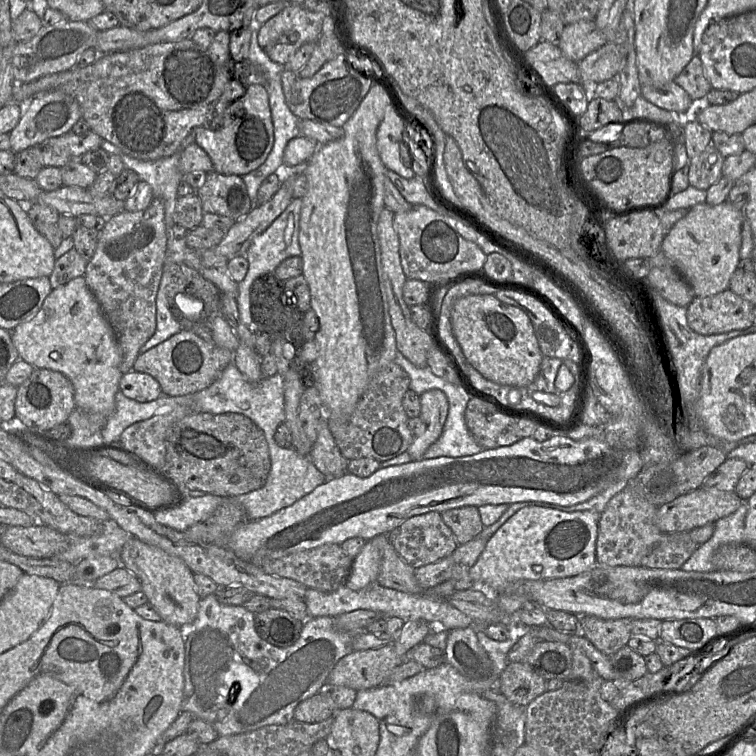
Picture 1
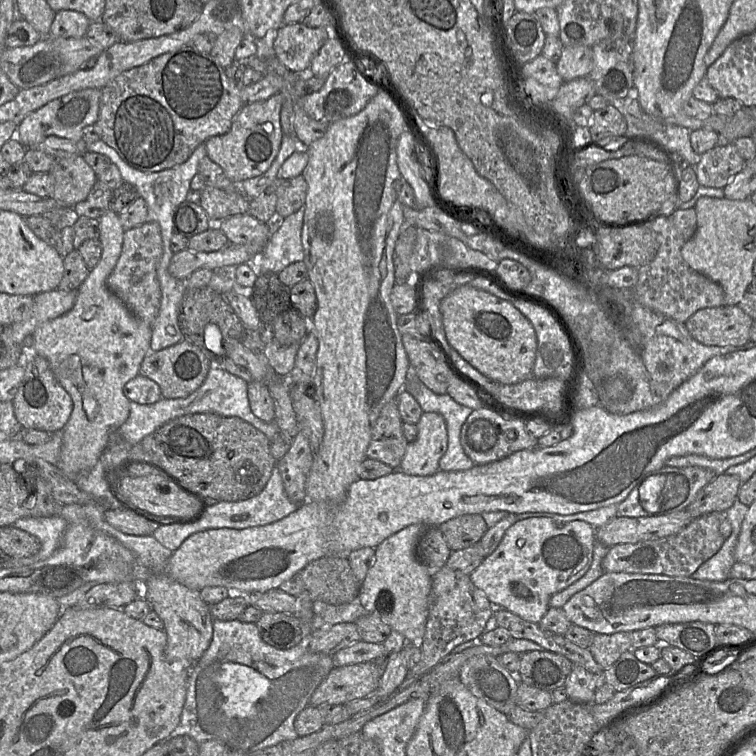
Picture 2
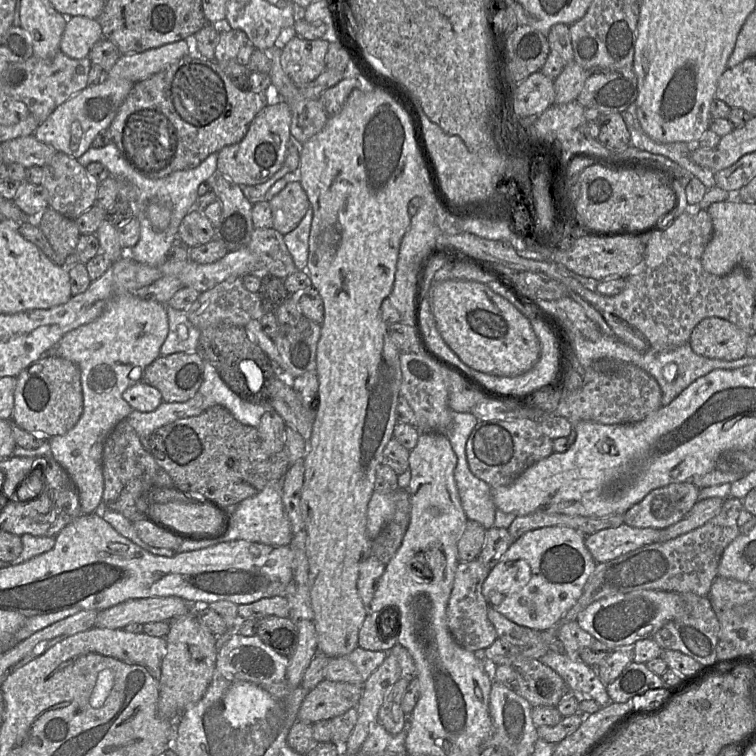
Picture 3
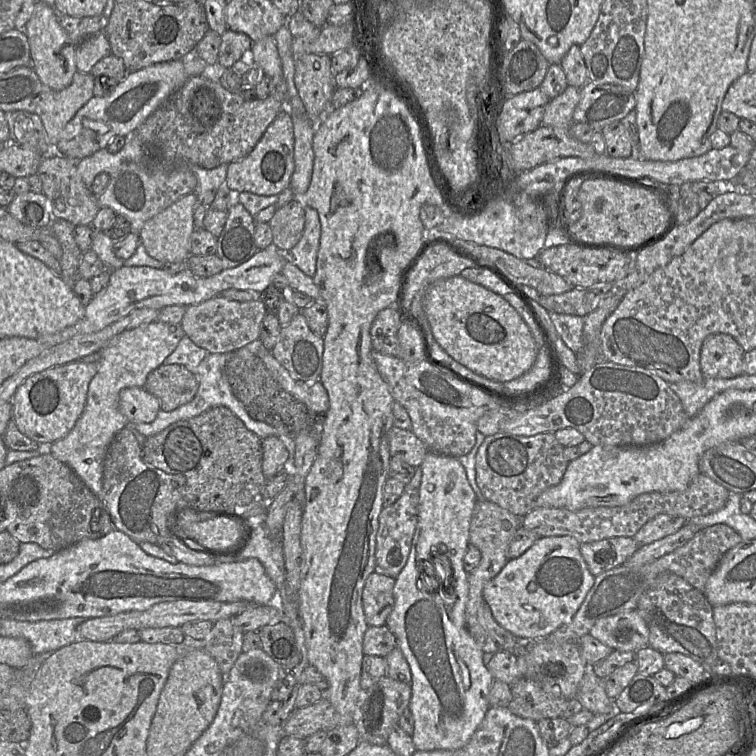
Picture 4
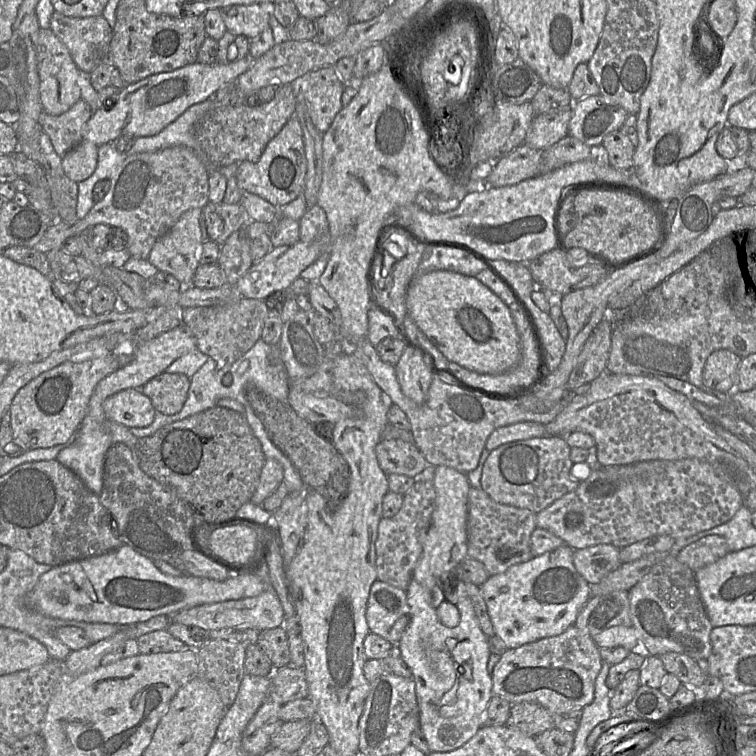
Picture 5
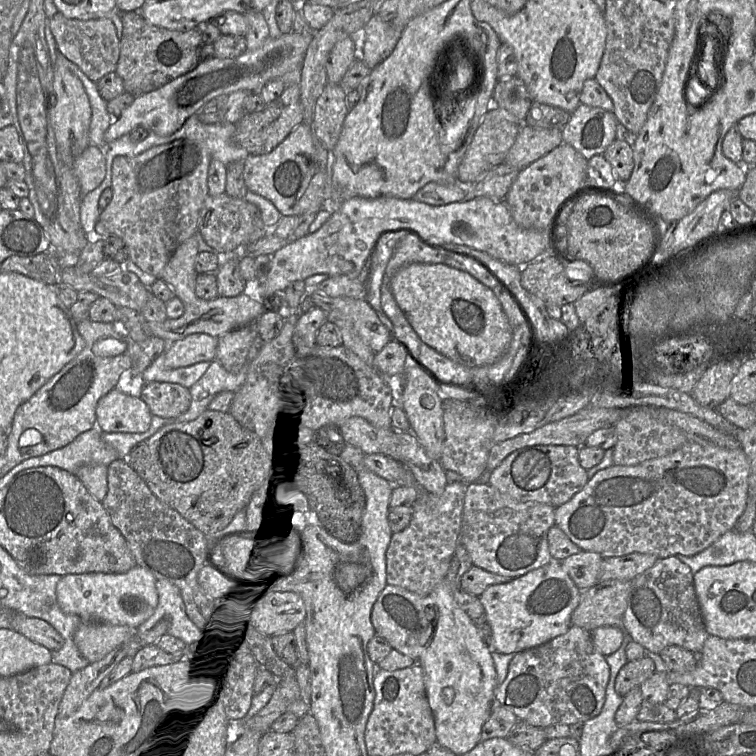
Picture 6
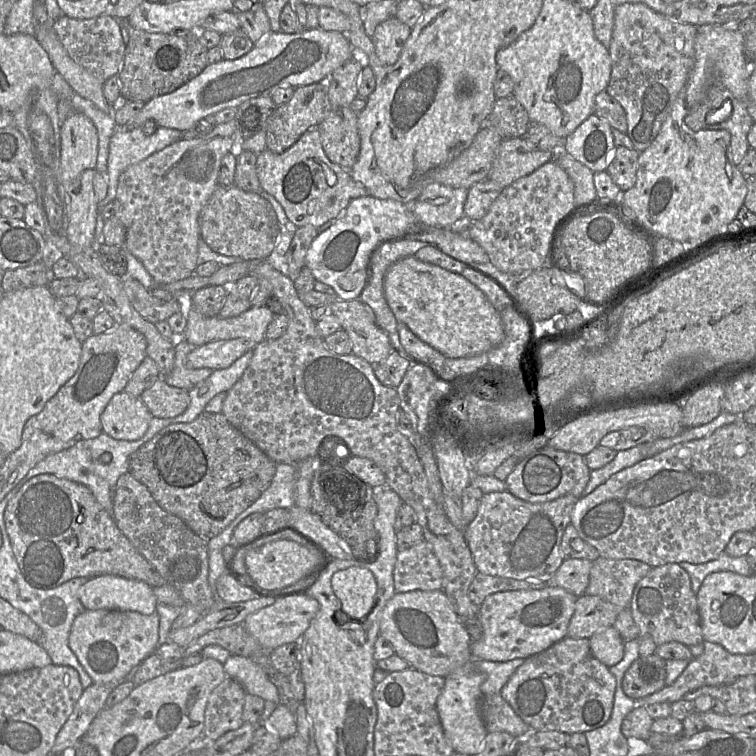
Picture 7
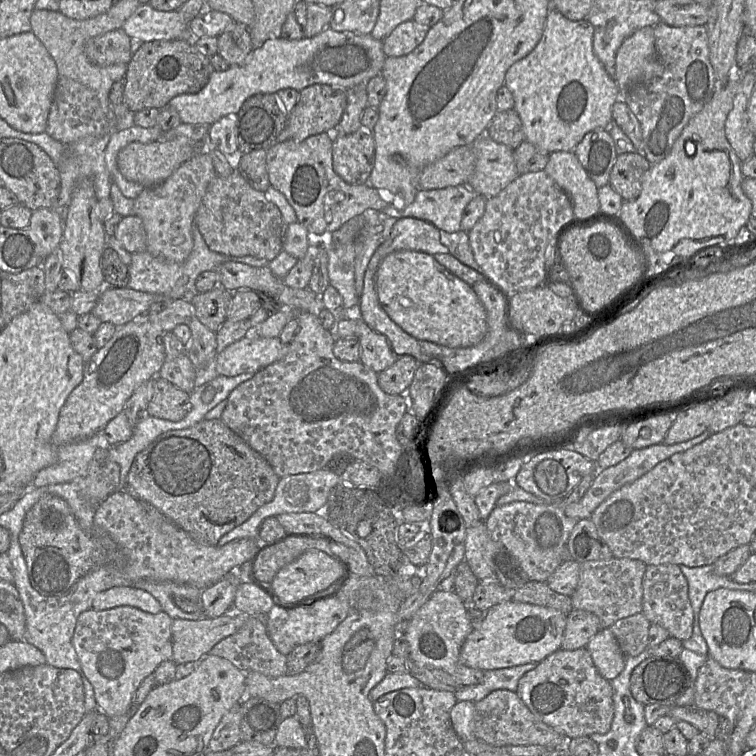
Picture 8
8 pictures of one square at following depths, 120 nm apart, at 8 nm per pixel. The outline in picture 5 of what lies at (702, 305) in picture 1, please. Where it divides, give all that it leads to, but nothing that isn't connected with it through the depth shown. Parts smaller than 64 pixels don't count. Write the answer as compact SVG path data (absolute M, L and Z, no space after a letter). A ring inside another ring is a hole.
M716 350L707 358L702 377L706 387L731 393L735 389L737 371L742 358L730 350Z

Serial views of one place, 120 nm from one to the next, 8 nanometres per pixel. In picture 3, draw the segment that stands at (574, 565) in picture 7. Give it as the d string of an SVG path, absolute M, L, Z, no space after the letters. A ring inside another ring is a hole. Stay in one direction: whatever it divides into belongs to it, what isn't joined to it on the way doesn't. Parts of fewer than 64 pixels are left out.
M626 523L585 537L585 546L596 563L613 560L642 546L658 542L660 529L636 528Z

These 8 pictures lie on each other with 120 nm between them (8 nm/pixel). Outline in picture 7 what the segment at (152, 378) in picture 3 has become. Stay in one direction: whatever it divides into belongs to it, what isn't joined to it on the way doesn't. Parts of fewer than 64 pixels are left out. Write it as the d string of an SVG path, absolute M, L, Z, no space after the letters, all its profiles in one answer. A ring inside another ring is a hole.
M162 378L143 392L141 400L155 418L175 418L183 414L190 405L187 390L171 386Z

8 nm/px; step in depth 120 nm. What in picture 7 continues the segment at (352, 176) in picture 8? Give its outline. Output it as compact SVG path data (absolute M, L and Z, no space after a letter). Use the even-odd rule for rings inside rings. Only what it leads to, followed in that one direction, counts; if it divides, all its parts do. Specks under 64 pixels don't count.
M332 107L317 130L328 159L341 168L350 170L360 151L357 115L349 107Z

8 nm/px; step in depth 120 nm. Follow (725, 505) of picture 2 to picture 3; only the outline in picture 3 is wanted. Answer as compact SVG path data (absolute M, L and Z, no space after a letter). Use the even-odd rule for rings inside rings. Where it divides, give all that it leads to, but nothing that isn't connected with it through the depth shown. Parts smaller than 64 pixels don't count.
M718 497L698 499L692 509L680 521L661 530L658 542L674 539L701 527L720 512L723 503L724 499Z

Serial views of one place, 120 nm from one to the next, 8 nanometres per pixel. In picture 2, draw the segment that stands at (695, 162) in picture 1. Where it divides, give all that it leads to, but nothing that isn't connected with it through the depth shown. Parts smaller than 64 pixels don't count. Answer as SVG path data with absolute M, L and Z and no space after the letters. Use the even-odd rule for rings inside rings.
M733 143L716 145L701 155L695 173L700 186L723 189L745 165Z

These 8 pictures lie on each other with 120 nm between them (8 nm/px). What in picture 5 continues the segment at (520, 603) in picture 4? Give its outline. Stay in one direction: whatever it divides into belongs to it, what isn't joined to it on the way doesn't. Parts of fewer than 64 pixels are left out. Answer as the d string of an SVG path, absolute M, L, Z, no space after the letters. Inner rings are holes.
M565 543L554 551L535 556L527 562L513 565L501 574L490 576L480 586L495 635L501 638L509 649L557 636L574 625L591 596L592 586L576 570L573 553L574 549Z

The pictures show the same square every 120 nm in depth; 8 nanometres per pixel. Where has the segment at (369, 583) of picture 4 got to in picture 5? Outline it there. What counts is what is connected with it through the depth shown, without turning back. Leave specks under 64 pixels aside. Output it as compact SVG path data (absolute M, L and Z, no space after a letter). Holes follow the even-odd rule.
M377 579L371 586L366 619L370 632L397 645L410 620L406 592Z

